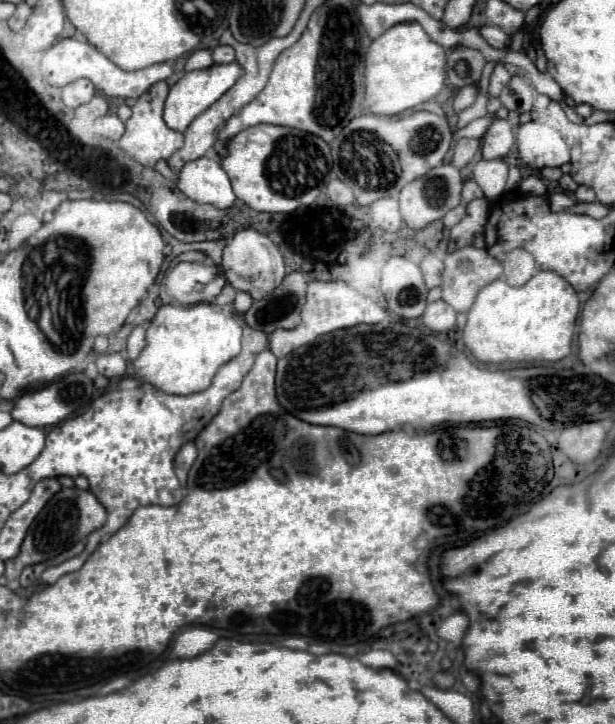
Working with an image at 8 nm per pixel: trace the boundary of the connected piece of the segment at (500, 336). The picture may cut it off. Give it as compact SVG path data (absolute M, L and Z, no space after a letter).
M536 260L534 270L534 276L524 286L510 286L500 276L476 296L472 308L468 310L462 340L478 362L558 362L570 354L574 324L580 308L578 294L556 272L538 270Z

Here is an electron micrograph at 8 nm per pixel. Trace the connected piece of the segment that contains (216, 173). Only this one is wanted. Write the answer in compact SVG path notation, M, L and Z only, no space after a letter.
M204 156L186 164L176 180L176 186L188 198L202 204L212 204L220 210L226 210L236 202L230 178L220 160L214 156Z

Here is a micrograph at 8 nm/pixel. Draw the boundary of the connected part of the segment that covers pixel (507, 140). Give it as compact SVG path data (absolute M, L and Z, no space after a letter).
M494 120L490 130L484 136L482 144L482 158L484 160L494 160L494 158L504 158L514 144L514 130L506 120Z

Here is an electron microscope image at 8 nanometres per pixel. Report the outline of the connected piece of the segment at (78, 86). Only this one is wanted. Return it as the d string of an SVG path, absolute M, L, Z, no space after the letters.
M76 80L68 86L64 86L62 94L70 94L70 108L78 108L96 94L96 88L94 88L94 84L90 84L90 80Z

